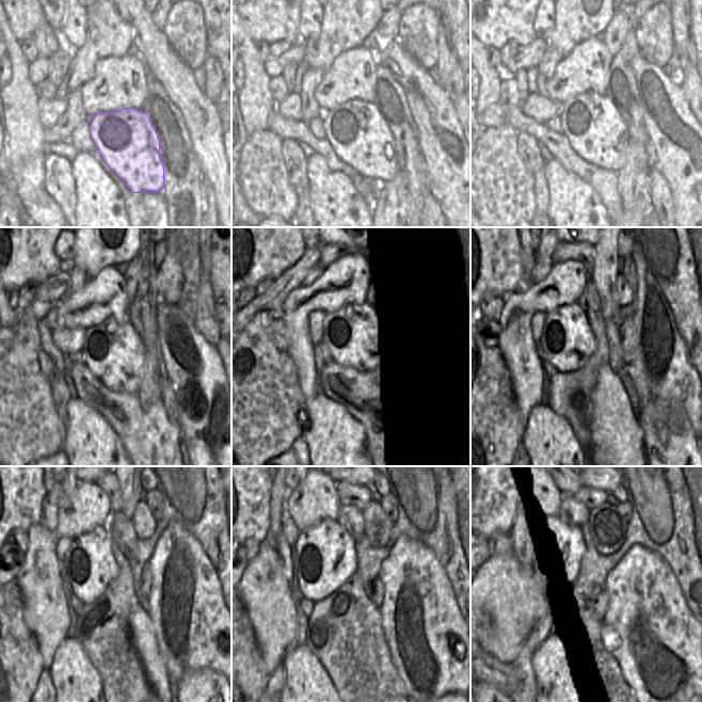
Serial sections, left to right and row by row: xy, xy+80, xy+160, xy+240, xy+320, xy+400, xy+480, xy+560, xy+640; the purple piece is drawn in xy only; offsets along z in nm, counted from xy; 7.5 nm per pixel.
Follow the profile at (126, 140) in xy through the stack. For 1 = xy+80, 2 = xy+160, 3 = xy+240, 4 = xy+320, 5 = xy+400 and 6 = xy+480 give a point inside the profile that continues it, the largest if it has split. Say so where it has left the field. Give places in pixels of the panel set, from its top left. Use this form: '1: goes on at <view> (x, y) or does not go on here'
1: goes on at xy+80 (356, 130)
2: goes on at xy+160 (595, 130)
3: goes on at xy+240 (113, 352)
4: goes on at xy+320 (350, 339)
5: goes on at xy+400 (565, 332)
6: goes on at xy+480 (88, 567)

